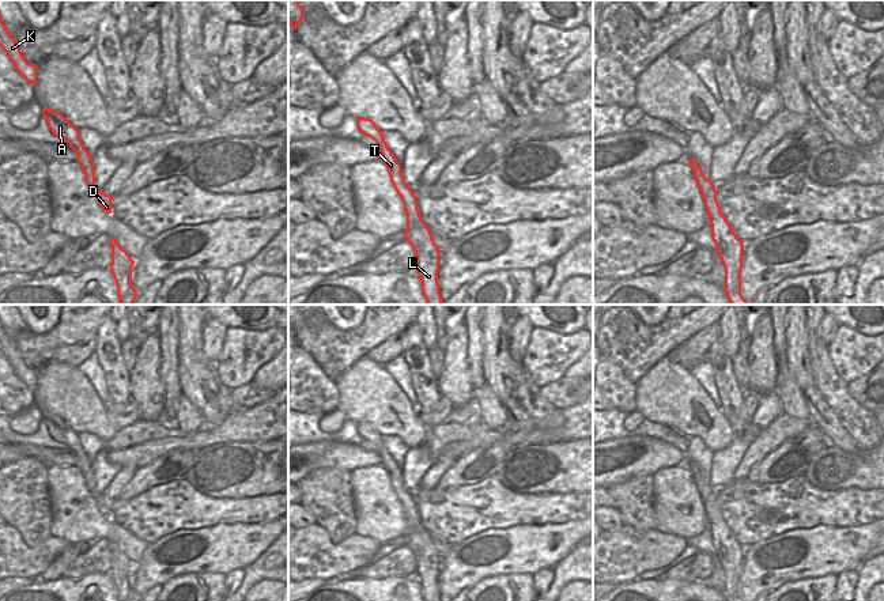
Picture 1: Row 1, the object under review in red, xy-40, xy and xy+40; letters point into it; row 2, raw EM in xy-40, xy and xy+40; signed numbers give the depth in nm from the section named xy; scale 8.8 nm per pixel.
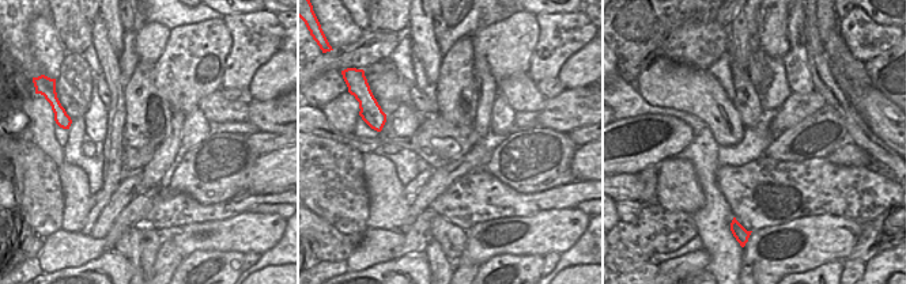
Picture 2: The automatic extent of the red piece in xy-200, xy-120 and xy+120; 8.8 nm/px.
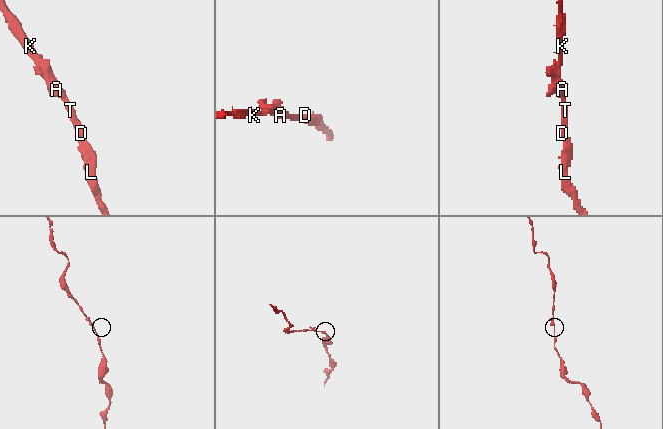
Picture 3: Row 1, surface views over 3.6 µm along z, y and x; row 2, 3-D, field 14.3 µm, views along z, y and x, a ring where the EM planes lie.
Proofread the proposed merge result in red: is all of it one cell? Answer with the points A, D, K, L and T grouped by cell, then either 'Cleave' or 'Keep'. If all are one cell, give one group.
Groups: A D K L T. Keep.

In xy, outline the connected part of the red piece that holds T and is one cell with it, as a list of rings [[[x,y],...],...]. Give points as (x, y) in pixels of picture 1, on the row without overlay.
[[[364,422],[355,424],[358,434],[378,449],[378,454],[382,460],[381,465],[386,470],[390,487],[404,509],[407,519],[407,534],[404,541],[411,548],[416,560],[416,578],[422,586],[422,598],[423,601],[441,601],[438,589],[441,567],[439,553],[432,544],[430,533],[422,525],[415,498],[404,487],[401,469],[389,454],[384,443],[384,436],[378,434],[373,424]]]

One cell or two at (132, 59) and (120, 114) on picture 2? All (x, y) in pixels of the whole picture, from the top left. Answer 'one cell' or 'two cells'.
two cells

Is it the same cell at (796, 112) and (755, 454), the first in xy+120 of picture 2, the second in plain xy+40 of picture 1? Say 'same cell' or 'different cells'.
same cell

